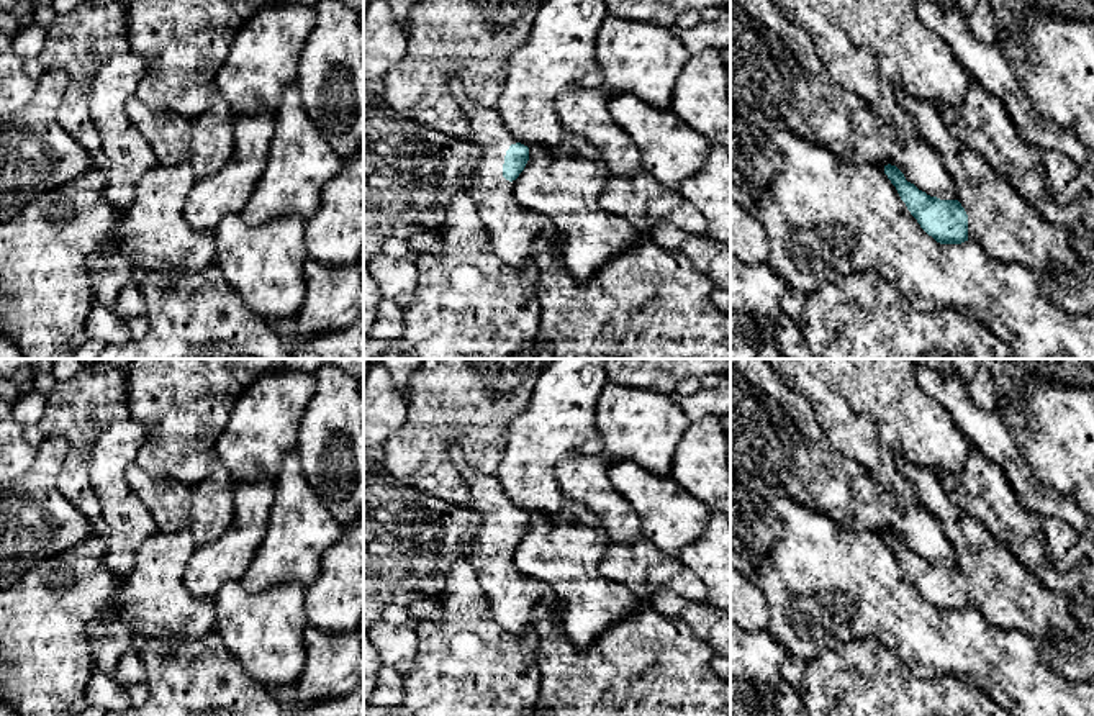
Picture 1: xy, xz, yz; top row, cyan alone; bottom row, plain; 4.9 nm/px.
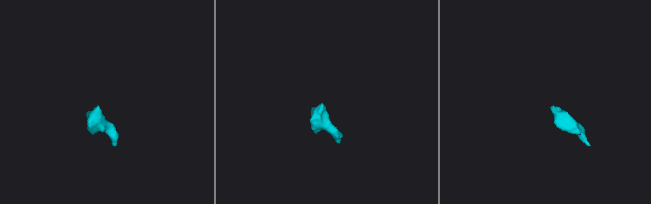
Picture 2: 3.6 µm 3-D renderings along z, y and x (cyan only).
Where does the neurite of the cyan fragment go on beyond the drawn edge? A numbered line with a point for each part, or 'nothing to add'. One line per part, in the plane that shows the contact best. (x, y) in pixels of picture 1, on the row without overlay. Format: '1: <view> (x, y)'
1: xz (511, 595)

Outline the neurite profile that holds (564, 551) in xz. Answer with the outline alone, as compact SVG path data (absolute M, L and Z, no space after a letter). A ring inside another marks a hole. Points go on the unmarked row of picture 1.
M563 496L555 514L529 514L529 528L514 551L522 575L552 587L576 650L586 650L609 626L639 608L639 598L627 587L601 575L599 562L608 546L598 516Z

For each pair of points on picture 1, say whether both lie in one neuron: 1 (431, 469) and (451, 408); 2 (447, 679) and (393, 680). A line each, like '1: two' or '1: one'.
1: one
2: two

